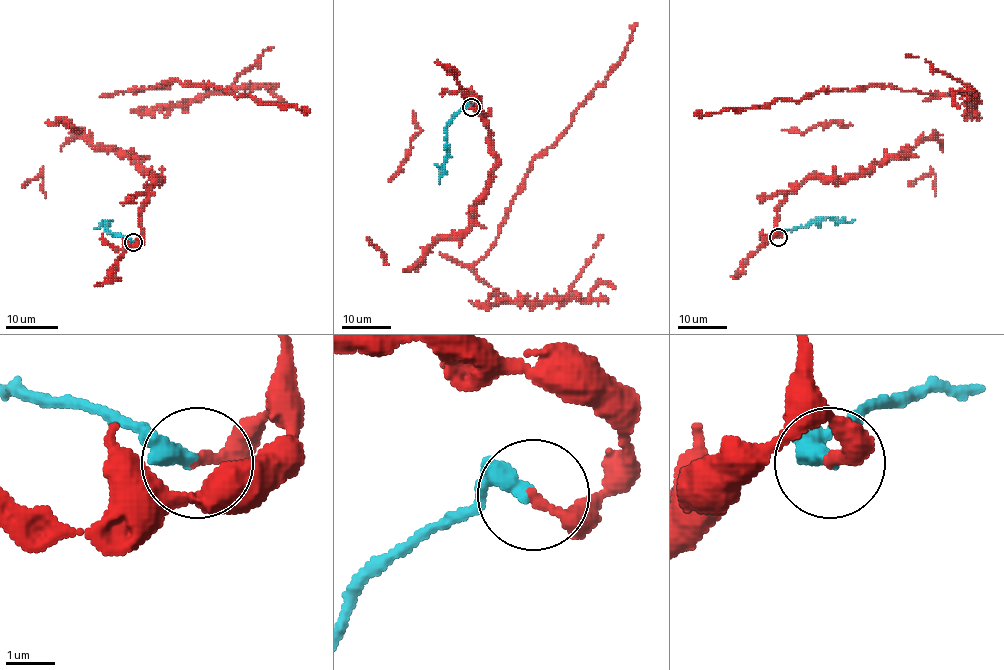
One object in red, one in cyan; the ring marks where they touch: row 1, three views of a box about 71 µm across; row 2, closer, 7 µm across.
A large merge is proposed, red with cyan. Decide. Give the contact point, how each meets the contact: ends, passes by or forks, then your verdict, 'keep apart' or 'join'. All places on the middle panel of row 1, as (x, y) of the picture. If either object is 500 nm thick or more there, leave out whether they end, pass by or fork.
place (471, 107); red ends; cyan ends; keep apart

